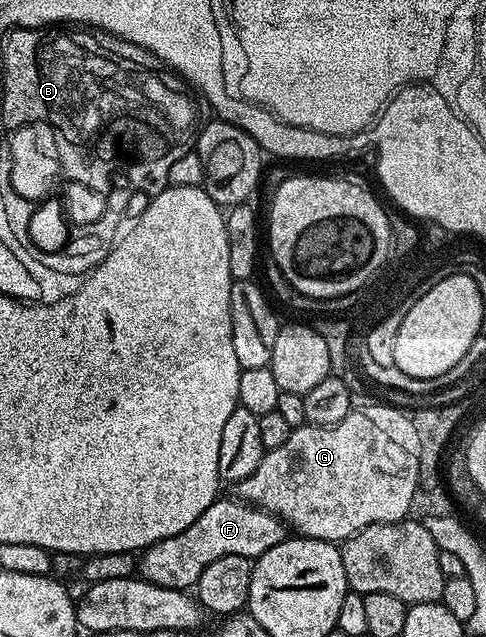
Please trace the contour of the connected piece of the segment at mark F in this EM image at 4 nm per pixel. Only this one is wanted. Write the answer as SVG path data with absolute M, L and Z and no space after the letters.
M241 498L215 500L188 530L180 530L180 534L172 534L172 538L164 538L151 548L145 549L140 556L141 579L165 588L190 590L197 585L200 574L216 558L224 558L228 554L240 554L253 561L263 556L272 546L287 539L287 525L278 516L265 512L255 504L247 504Z

